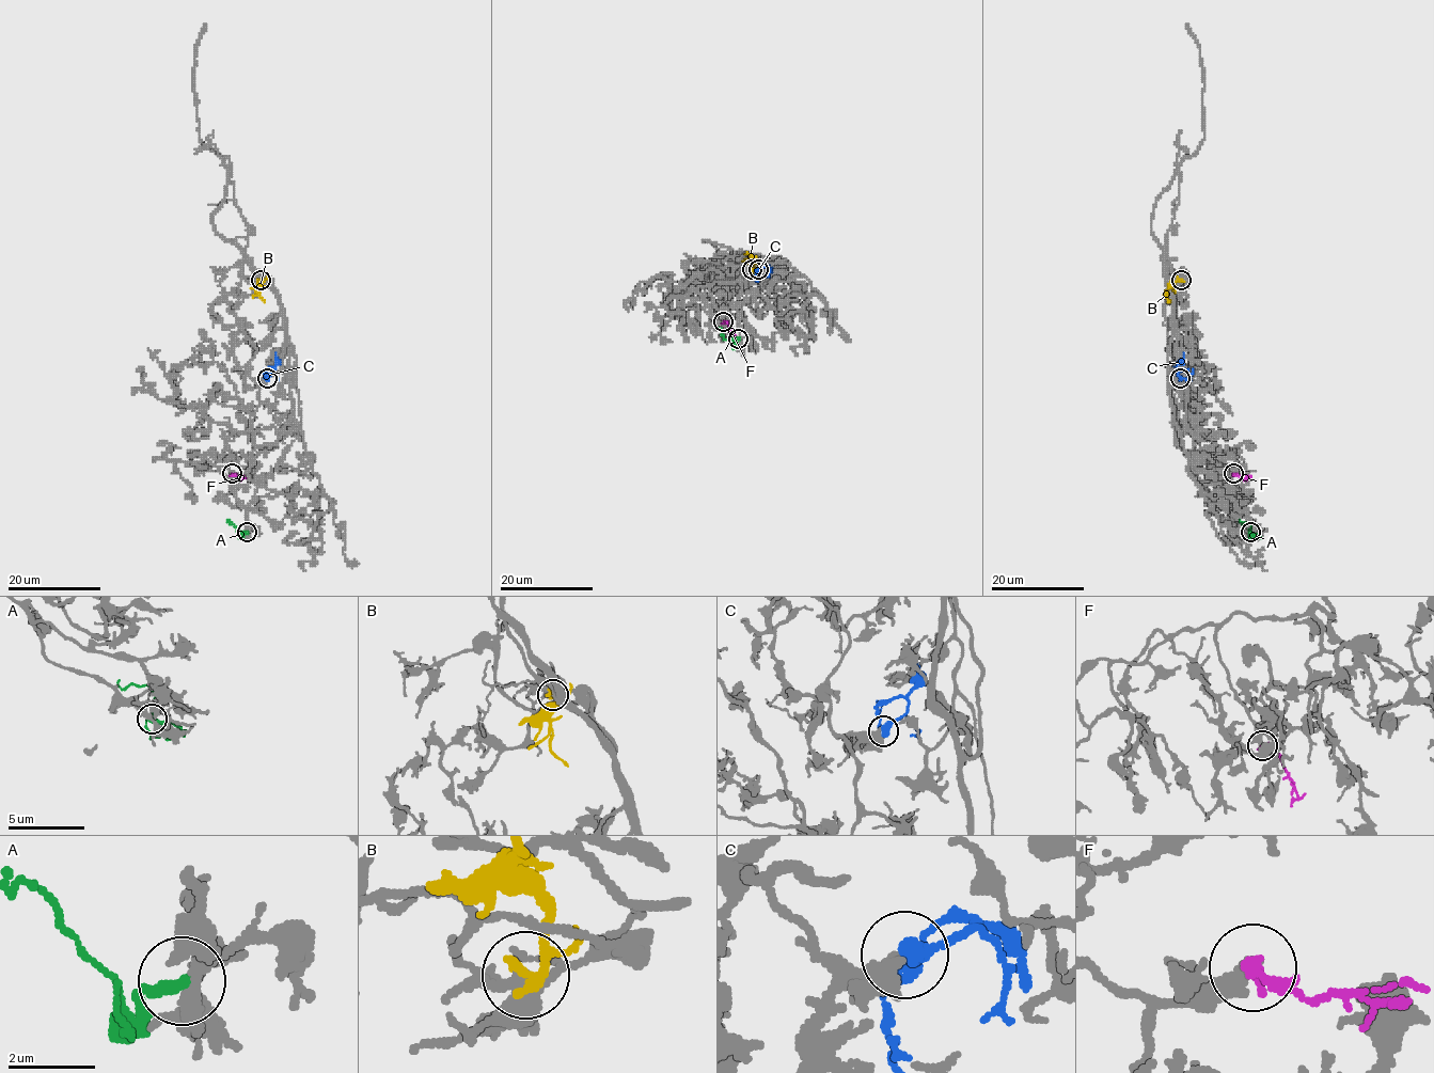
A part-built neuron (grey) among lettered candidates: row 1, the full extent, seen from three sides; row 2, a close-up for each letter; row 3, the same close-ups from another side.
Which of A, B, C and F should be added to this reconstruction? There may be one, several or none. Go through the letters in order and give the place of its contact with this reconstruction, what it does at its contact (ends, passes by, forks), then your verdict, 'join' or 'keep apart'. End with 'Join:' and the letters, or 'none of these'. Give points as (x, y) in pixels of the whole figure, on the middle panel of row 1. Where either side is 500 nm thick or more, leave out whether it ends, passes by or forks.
A: meets grey at (738, 338); it ends there; keep apart
B: meets grey at (752, 269); it passes by; keep apart
C: meets grey at (758, 269); it ends there; keep apart
F: meets grey at (723, 321); it ends there; keep apart
Join: none of these

